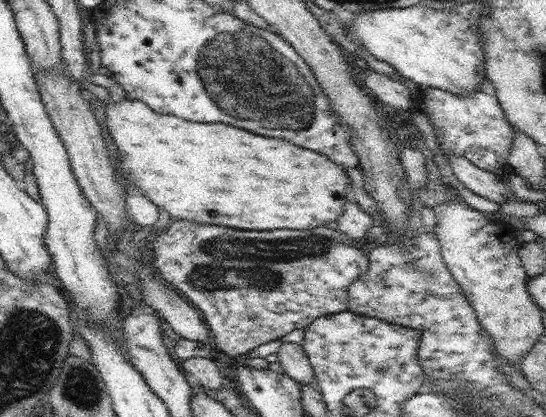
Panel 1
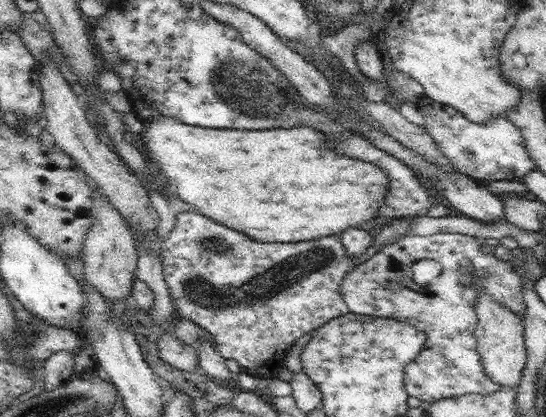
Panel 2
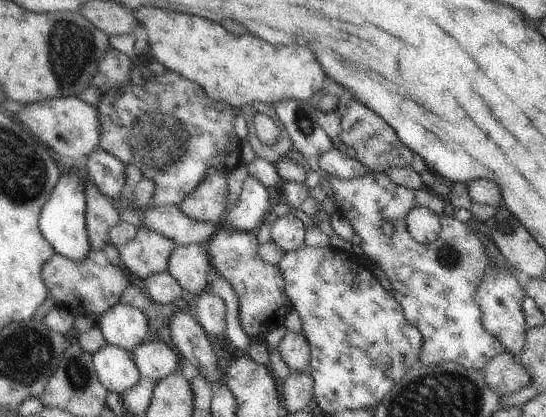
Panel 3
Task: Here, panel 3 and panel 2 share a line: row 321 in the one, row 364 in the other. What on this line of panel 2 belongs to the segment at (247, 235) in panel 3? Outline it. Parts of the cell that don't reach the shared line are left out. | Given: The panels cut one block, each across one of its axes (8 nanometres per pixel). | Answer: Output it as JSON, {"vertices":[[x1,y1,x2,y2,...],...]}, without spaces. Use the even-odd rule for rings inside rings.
{"vertices":[[194,210,190,212,176,212,175,227,163,239,161,250,163,277,175,302,177,317,190,319,205,329,222,358,236,360,240,369,250,374,250,376,273,380,278,380,280,370,285,367,284,360,286,360,290,348,292,348,298,338,308,334,310,330,316,330,325,322,349,312,348,305,344,302,342,294,340,294,340,283,344,281,346,273,358,265,354,259,359,258,348,257,345,254,339,236,328,236,328,238,320,238,320,240,312,240,312,242,294,242,294,244,290,244,290,242,256,242,250,236,246,236,246,234,242,234,238,230,226,228,226,226,218,224,216,220,206,218,204,214,194,212]]}

